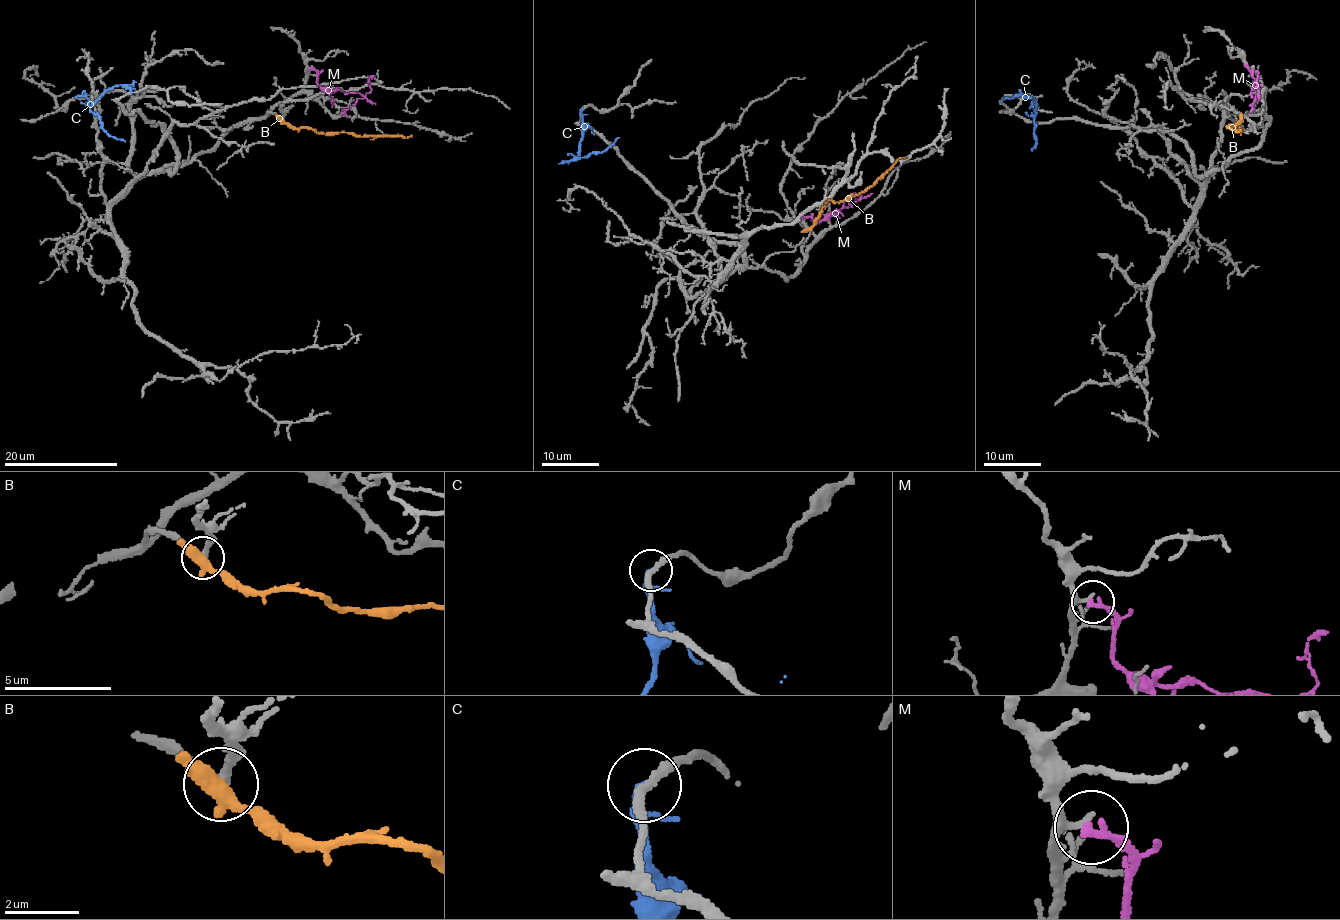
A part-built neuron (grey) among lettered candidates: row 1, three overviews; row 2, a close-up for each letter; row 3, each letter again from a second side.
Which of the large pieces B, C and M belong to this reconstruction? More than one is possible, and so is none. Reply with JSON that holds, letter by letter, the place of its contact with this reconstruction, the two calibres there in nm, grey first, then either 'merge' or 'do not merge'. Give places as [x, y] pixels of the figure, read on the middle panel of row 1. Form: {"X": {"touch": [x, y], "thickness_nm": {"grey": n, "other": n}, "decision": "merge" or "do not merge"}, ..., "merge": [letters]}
{"B": {"touch": [808, 229], "thickness_nm": {"grey": 240, "other": 380}, "decision": "do not merge"}, "C": {"touch": [581, 109], "thickness_nm": {"grey": 190, "other": 240}, "decision": "do not merge"}, "M": {"touch": [802, 218], "thickness_nm": {"grey": 220, "other": 200}, "decision": "do not merge"}, "merge": []}

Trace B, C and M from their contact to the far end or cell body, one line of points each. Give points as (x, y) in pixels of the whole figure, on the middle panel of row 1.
B: (809, 229), (828, 200), (848, 200), (863, 192), (900, 159), (906, 157)
C: (581, 110), (581, 140), (576, 159), (599, 153), (619, 137)
M: (803, 218), (818, 222), (856, 201)

